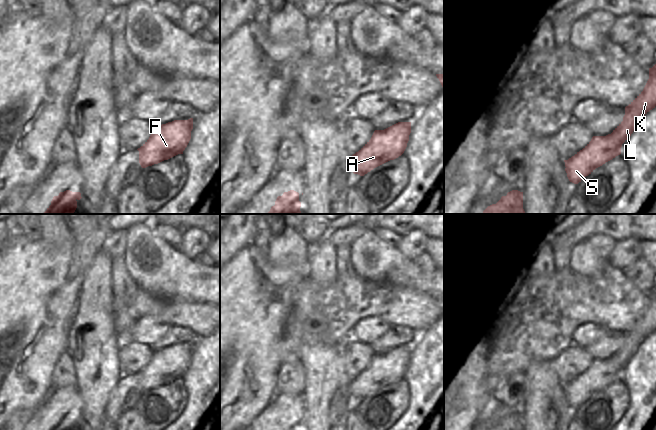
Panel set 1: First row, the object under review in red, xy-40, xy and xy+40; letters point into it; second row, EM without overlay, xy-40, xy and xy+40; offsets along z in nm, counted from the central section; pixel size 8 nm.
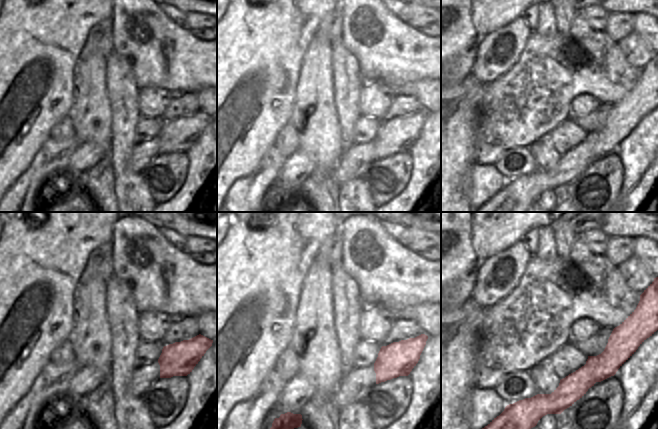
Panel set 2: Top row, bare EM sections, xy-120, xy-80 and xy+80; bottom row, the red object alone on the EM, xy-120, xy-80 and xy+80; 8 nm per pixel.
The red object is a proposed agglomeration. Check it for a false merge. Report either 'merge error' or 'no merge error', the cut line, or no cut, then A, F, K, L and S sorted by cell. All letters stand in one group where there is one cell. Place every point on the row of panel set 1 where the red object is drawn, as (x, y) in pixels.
merge error; cut in xy+40 along (610, 134), (622, 143); A F S / K L

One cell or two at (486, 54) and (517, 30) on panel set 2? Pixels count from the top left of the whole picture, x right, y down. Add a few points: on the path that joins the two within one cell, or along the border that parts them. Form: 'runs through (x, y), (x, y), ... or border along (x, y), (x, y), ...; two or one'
runs through (496, 52), (508, 42), (514, 42), (515, 40); one

